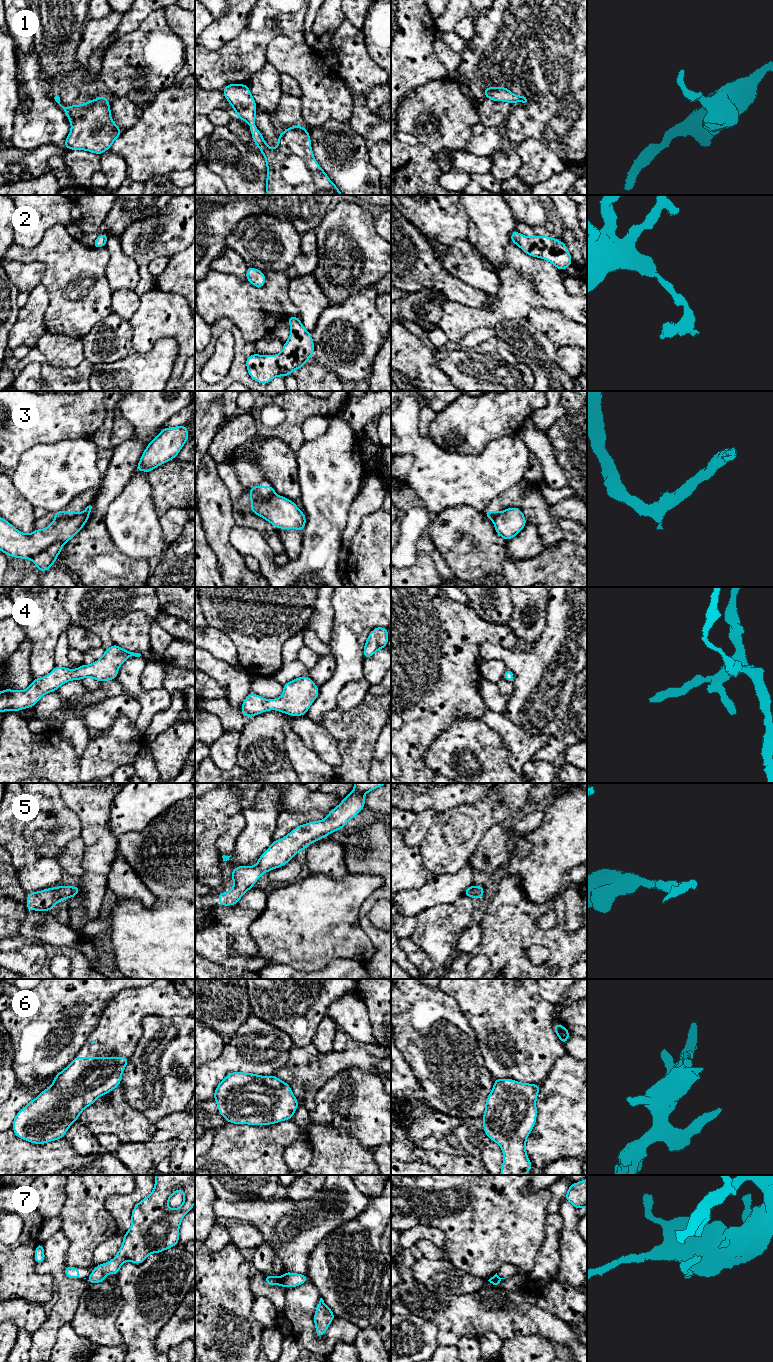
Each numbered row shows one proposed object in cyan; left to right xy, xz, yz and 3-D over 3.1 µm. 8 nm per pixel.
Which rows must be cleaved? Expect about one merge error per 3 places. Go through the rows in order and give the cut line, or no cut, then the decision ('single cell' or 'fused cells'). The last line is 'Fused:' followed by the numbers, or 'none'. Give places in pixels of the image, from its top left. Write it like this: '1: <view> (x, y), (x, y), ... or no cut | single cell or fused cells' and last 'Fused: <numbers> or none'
1: no cut | single cell
2: no cut | single cell
3: xy (64, 544), (60, 541), (55, 541), (30, 558) | fused cells
4: no cut | single cell
5: no cut | single cell
6: no cut | single cell
7: xz (279, 1278), (282, 1283) | fused cells
Fused: 3, 7

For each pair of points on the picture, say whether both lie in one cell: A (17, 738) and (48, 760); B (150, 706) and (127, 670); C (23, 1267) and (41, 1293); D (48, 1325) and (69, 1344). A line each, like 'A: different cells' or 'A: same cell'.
A: same cell
B: same cell
C: same cell
D: different cells

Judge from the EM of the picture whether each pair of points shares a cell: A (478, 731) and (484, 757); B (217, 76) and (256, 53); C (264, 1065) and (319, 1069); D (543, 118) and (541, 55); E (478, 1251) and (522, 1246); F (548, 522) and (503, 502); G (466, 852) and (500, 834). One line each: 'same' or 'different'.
A: same
B: same
C: different
D: same
E: same
F: same
G: different

